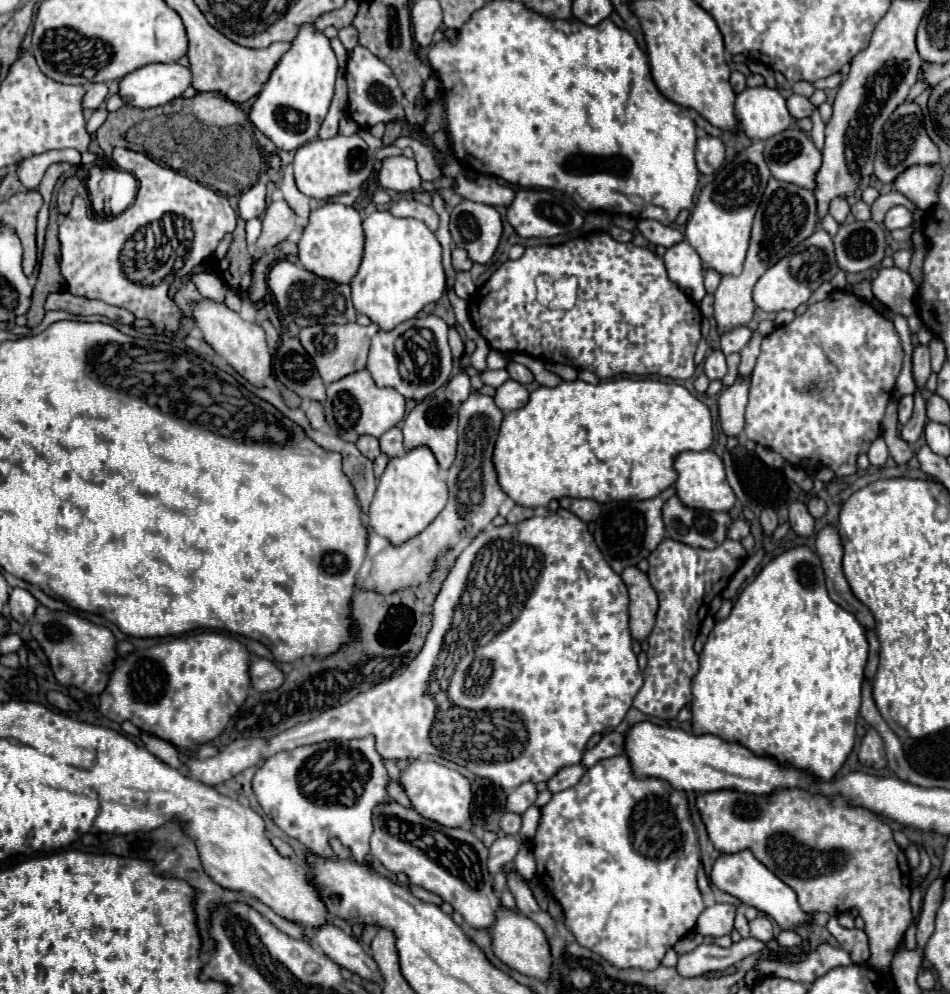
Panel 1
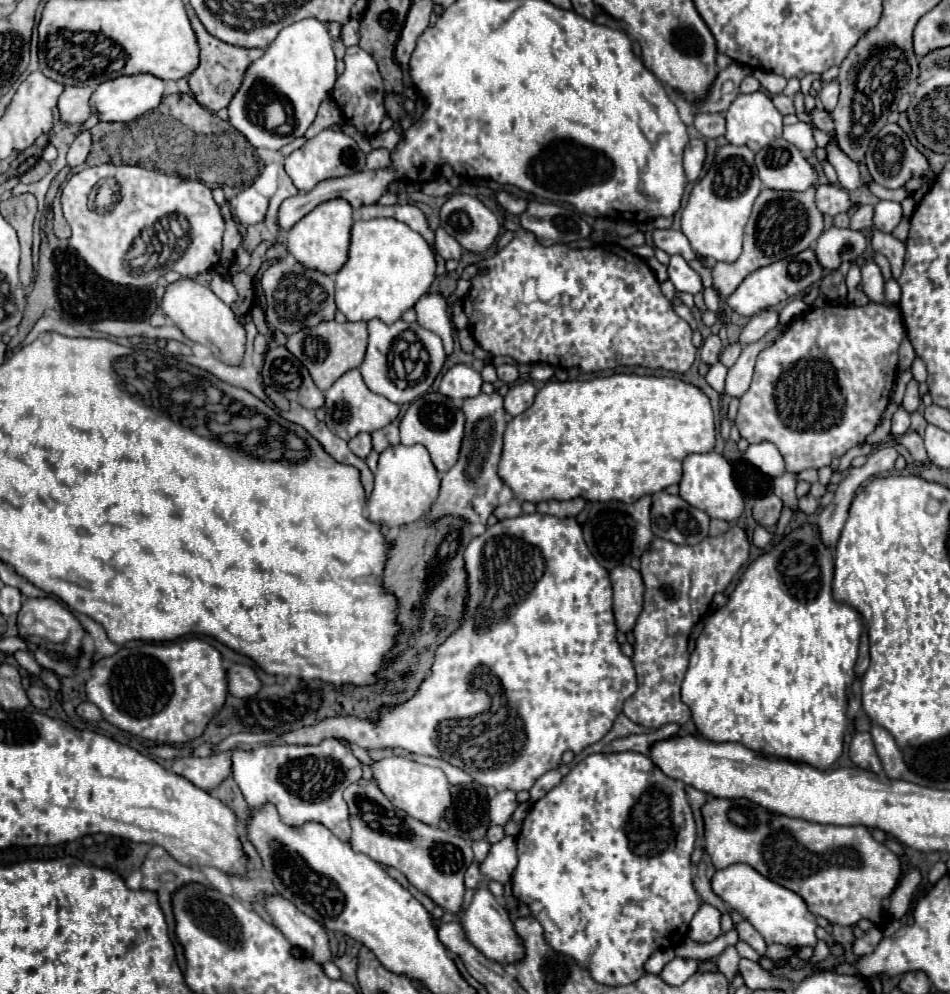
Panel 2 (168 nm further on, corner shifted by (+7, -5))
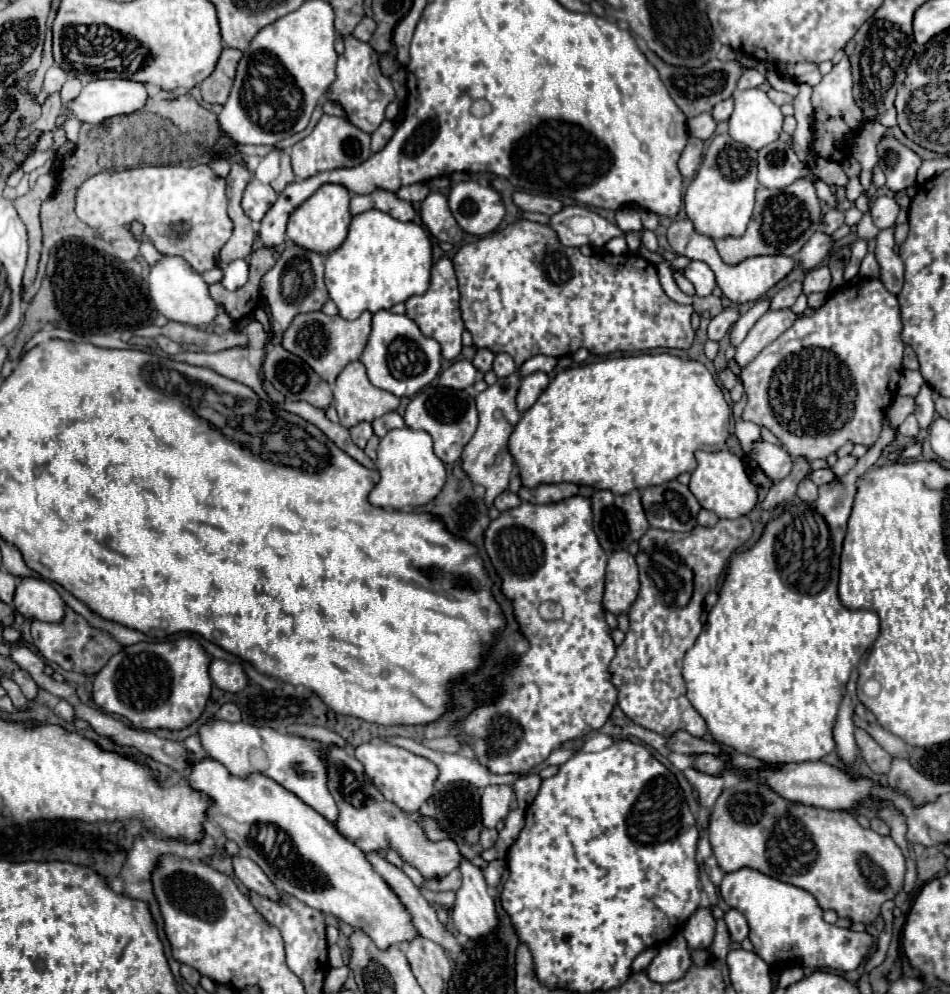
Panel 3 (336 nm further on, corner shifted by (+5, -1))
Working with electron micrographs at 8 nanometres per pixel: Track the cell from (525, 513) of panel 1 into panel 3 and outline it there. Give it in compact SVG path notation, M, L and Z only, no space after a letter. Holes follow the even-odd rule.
M505 490L503 494L499 494L499 496L495 498L495 508L501 510L501 512L511 510L511 508L515 508L515 506L519 506L519 504L521 504L519 496L513 494L513 492L509 492L509 490Z

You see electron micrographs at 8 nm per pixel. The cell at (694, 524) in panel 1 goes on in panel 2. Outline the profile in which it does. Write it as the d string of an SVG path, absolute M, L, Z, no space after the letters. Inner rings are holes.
M665 490L651 496L651 530L675 544L699 544L709 536L709 516Z

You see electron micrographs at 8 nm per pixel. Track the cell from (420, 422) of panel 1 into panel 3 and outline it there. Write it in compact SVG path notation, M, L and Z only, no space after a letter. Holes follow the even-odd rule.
M427 386L419 394L415 394L405 410L405 424L413 430L425 430L431 434L435 444L435 454L445 464L455 464L471 440L477 428L477 410L475 400L465 390L451 390L443 386Z

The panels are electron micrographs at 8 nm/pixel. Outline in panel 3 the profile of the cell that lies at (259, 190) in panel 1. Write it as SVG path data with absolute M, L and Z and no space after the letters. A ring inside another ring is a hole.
M251 180L245 188L243 194L243 212L251 218L251 220L261 220L267 210L273 206L273 202L277 200L277 194L273 192L271 186L261 184L259 180Z

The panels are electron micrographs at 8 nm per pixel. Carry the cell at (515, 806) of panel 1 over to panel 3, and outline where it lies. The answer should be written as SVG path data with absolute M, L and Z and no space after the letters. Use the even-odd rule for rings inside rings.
M487 786L481 796L481 816L485 828L495 828L509 812L509 802L513 798L511 786Z

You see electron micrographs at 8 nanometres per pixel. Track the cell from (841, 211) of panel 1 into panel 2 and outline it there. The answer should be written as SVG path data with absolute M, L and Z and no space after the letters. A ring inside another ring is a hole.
M825 184L825 186L817 186L817 208L823 214L835 216L841 212L847 212L851 208L851 200L849 200L849 192L841 186L833 186L833 184Z

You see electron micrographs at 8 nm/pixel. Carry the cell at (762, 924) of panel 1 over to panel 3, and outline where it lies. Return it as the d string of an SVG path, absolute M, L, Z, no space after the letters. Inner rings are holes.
M729 910L725 914L725 922L727 922L727 928L731 932L731 940L733 942L743 942L747 936L749 936L749 924L747 924L747 918L737 912L737 910Z

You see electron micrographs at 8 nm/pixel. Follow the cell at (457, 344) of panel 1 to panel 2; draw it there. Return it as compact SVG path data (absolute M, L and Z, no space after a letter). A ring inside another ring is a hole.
M427 292L423 294L417 304L417 324L431 330L443 340L447 356L453 352L453 328L447 316L447 298L441 292Z

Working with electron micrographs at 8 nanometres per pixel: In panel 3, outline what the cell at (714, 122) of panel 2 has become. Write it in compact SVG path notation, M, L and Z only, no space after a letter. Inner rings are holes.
M727 98L727 100L719 102L719 104L711 110L711 116L715 118L715 122L725 122L725 120L729 120L731 112L733 112L733 98Z

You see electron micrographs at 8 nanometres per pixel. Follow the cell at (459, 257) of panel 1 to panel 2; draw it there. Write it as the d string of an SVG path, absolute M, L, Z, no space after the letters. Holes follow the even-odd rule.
M441 226L435 230L435 248L445 260L451 260L451 258L459 260L461 252L463 252L461 244L451 234L447 234Z

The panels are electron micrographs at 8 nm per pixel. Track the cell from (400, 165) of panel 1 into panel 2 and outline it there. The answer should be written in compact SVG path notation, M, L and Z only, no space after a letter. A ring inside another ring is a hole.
M375 148L367 154L367 168L369 170L385 168L385 166L389 166L389 162L391 162L391 154L385 148Z

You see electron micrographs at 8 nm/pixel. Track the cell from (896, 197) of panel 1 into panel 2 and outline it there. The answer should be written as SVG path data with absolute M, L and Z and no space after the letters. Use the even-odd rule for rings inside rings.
M859 206L859 210L851 216L851 230L873 228L873 206Z

